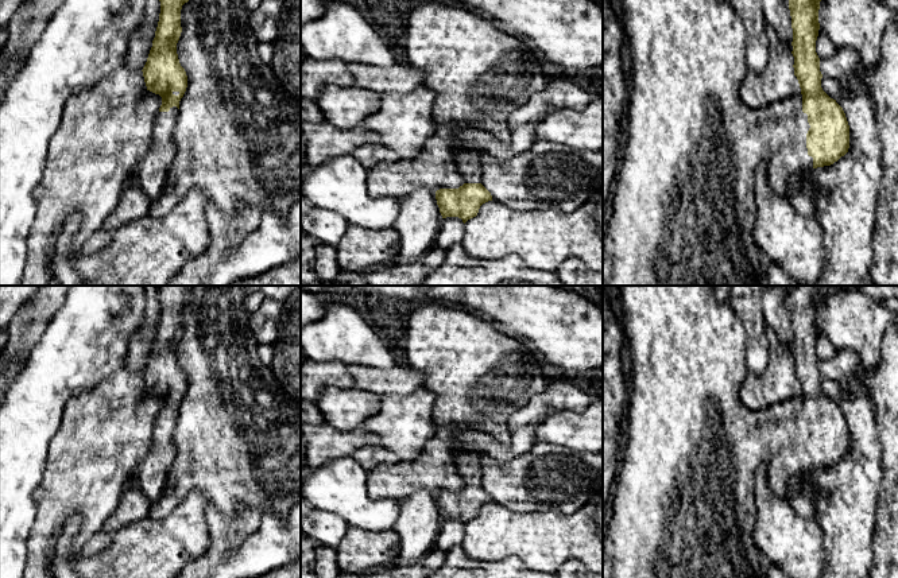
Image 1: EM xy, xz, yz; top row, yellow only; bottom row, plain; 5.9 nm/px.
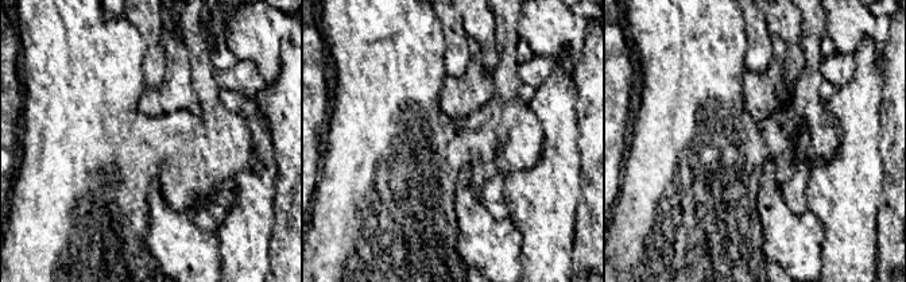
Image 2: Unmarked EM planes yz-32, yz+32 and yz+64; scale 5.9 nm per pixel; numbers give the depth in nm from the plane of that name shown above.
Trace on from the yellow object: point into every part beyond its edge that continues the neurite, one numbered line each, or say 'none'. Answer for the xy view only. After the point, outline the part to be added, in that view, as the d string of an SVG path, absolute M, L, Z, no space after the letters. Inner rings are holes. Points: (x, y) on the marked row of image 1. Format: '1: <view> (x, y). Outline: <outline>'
1: xy (151, 173). Outline: M177 106L156 113L151 147L133 170L133 181L151 201L160 198L175 158L174 128L178 113Z

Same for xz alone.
1: xz (468, 162). Outline: M456 151L458 171L465 183L481 183L481 155L483 152Z

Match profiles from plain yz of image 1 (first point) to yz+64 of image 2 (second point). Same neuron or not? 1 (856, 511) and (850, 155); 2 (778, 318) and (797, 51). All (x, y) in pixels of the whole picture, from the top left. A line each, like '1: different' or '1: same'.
1: same
2: same

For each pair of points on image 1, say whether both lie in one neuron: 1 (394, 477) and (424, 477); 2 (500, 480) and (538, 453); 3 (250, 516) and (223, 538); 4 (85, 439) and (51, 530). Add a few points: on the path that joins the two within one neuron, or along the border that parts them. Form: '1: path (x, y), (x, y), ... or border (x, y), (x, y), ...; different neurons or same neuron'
1: path (401, 477), (417, 477); same neuron
2: path (510, 480), (529, 462); same neuron
3: path (243, 523), (229, 532); same neuron
4: path (85, 462), (85, 470), (58, 497), (54, 507); same neuron

